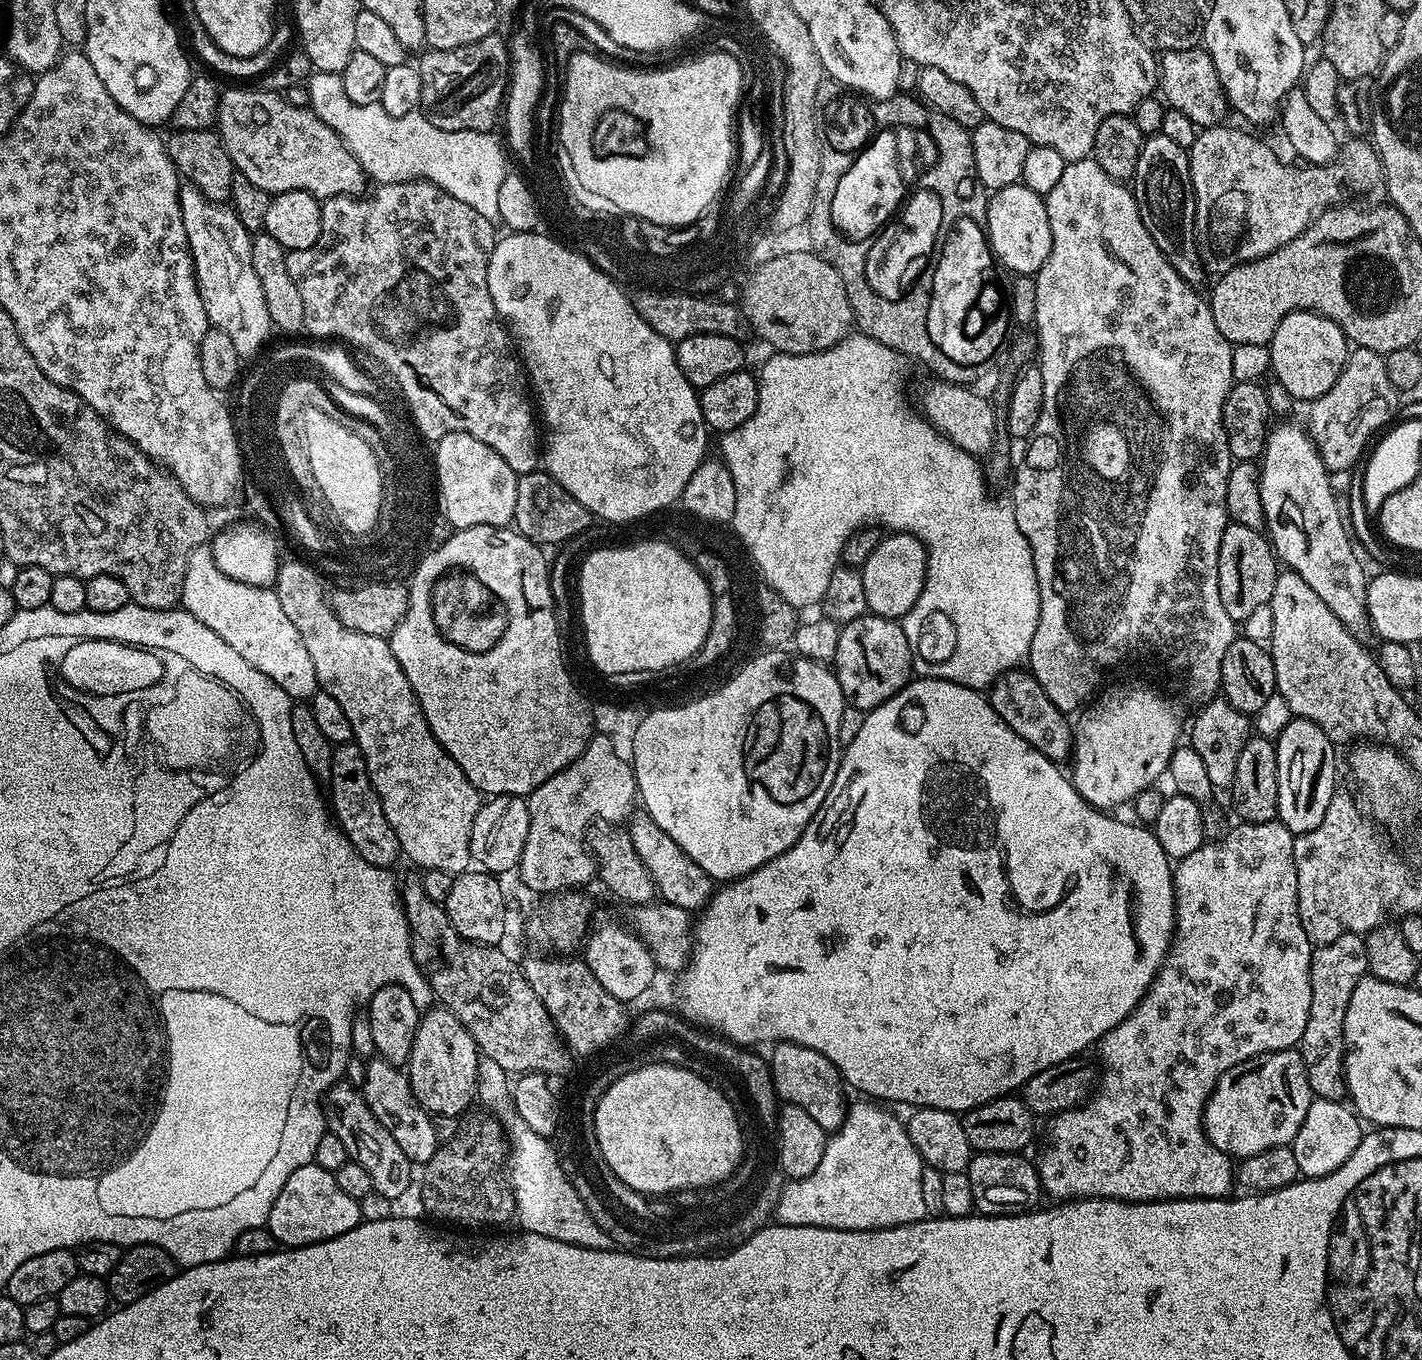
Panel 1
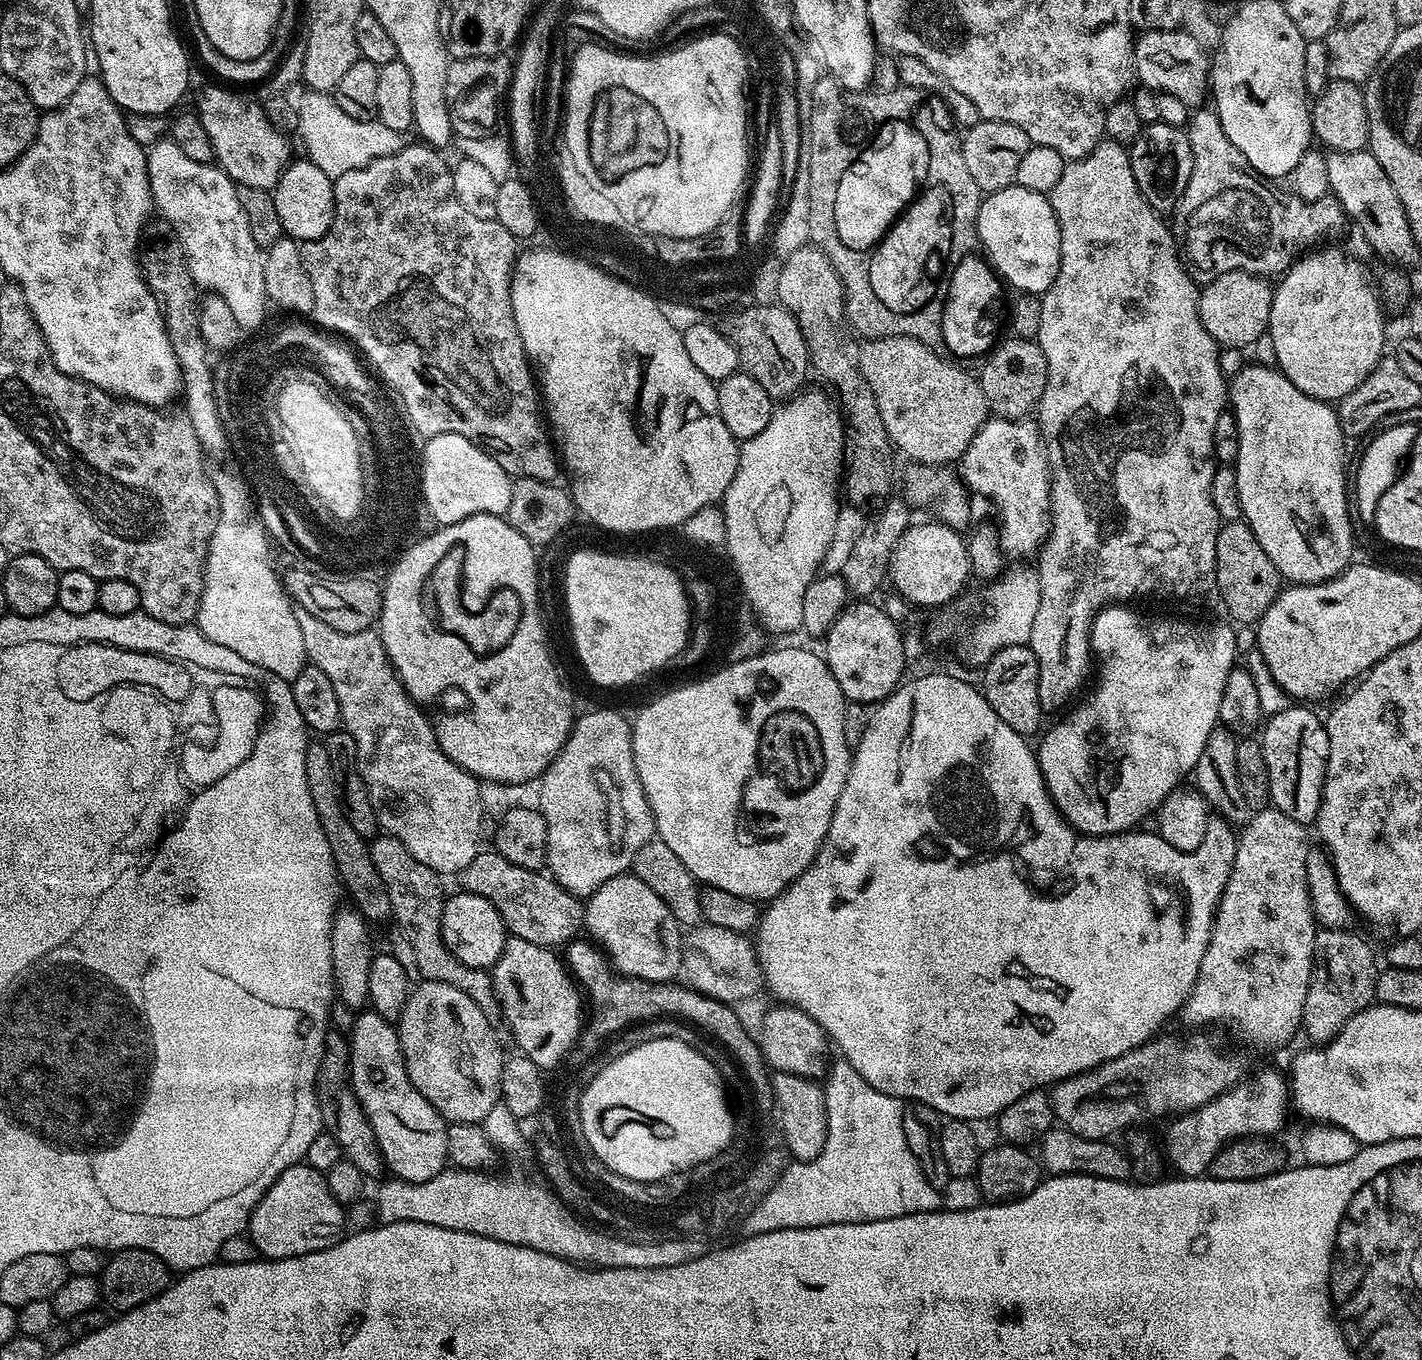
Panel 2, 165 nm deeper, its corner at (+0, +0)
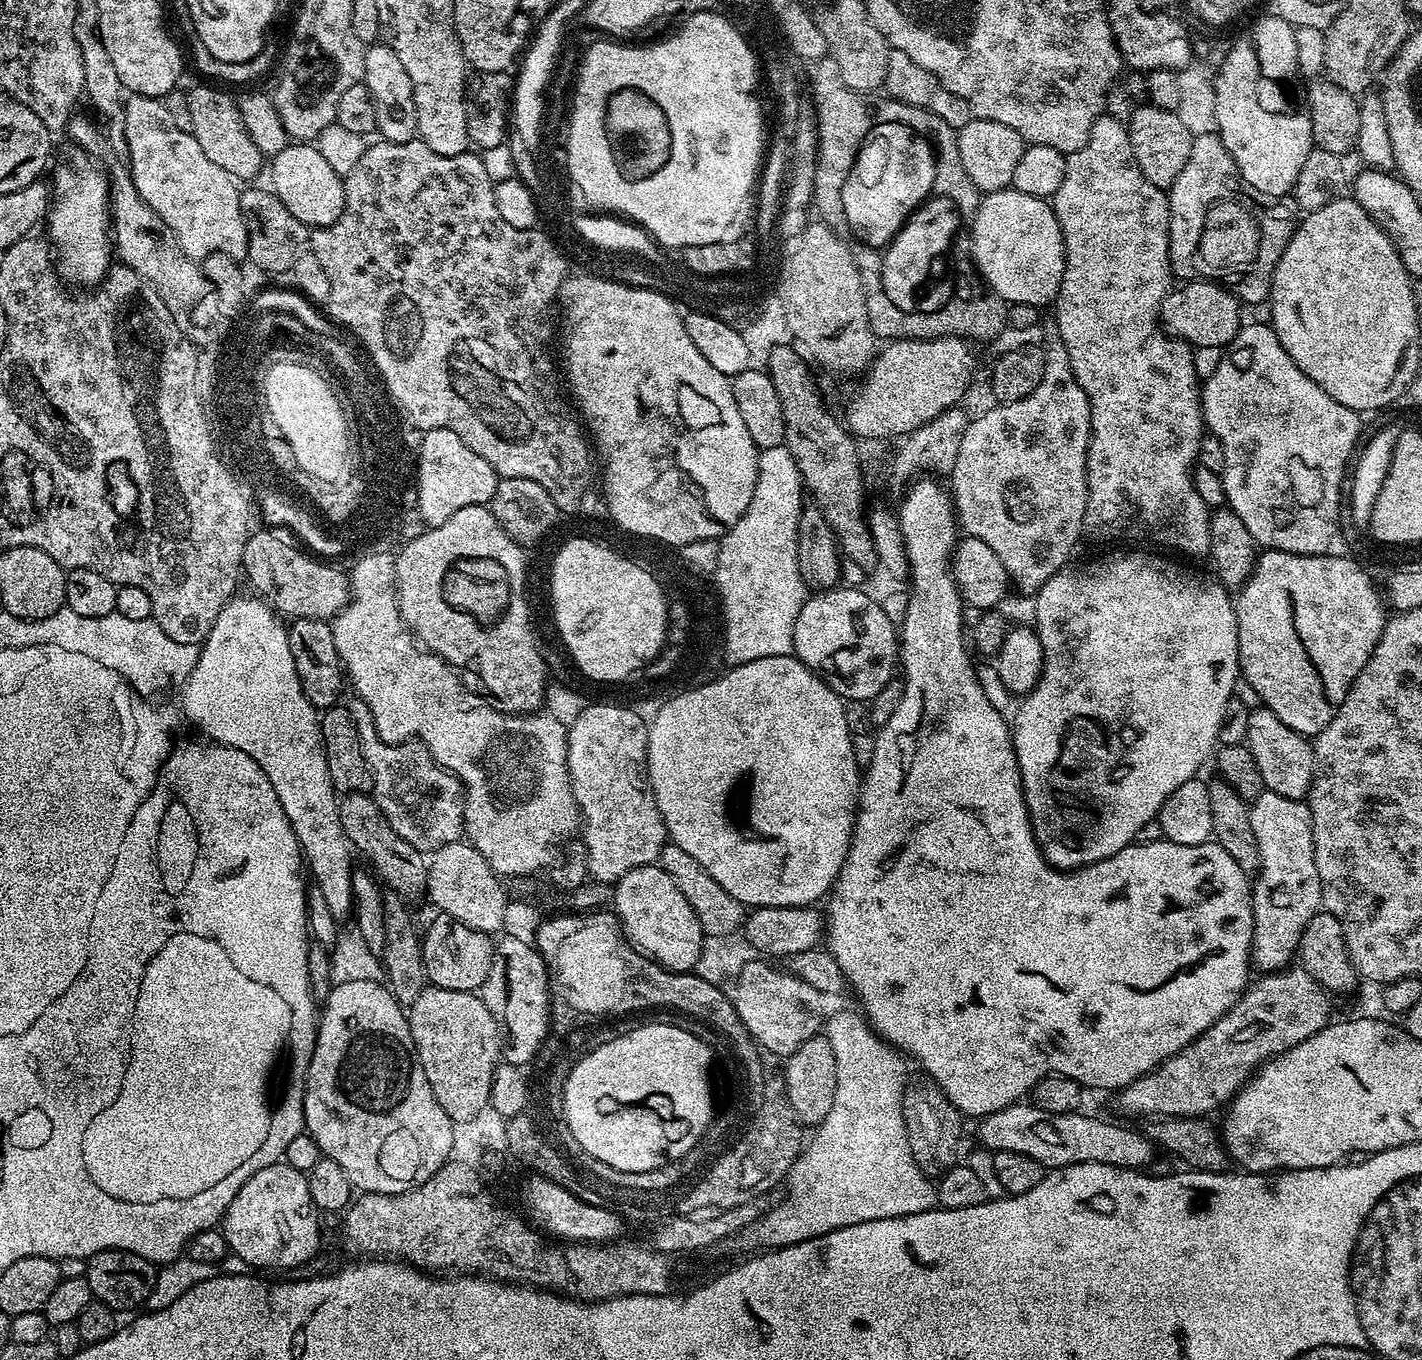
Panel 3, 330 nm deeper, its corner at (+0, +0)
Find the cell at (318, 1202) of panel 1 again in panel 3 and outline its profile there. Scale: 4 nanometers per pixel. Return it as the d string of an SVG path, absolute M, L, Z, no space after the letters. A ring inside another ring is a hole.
M277 1162L258 1170L234 1194L234 1202L224 1212L222 1231L228 1250L231 1255L242 1258L249 1264L252 1270L258 1268L296 1268L304 1264L320 1248L320 1220L321 1213L316 1211L314 1202L310 1198L310 1186L307 1175L294 1166L283 1162Z

